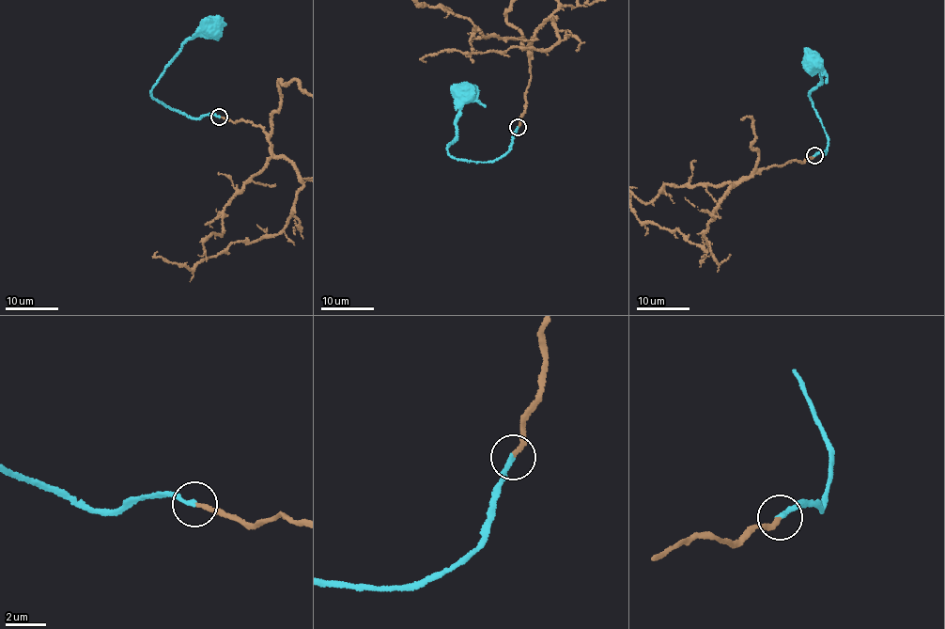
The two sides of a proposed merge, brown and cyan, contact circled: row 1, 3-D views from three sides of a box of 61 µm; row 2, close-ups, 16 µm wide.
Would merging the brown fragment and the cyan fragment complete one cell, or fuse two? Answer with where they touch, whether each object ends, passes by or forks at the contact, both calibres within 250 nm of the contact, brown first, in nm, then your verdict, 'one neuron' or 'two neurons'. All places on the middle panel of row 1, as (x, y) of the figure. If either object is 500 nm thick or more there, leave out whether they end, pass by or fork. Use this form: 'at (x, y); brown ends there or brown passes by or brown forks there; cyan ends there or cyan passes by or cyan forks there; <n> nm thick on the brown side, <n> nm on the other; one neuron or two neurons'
at (518, 127); brown ends there; cyan ends there; 200 nm thick on the brown side, 220 nm on the other; one neuron

